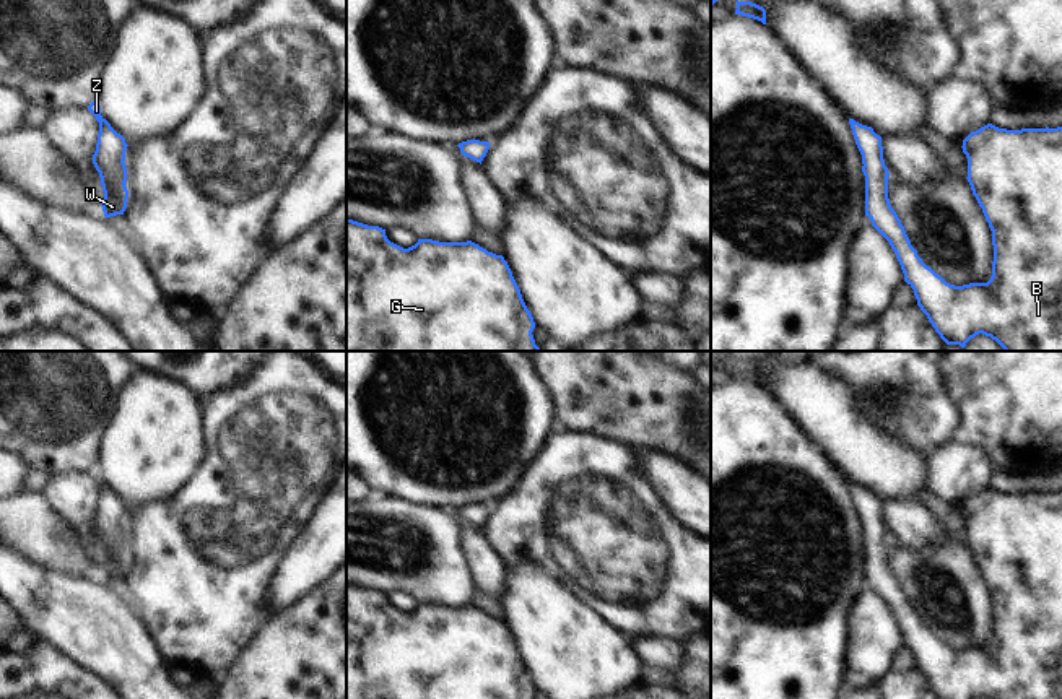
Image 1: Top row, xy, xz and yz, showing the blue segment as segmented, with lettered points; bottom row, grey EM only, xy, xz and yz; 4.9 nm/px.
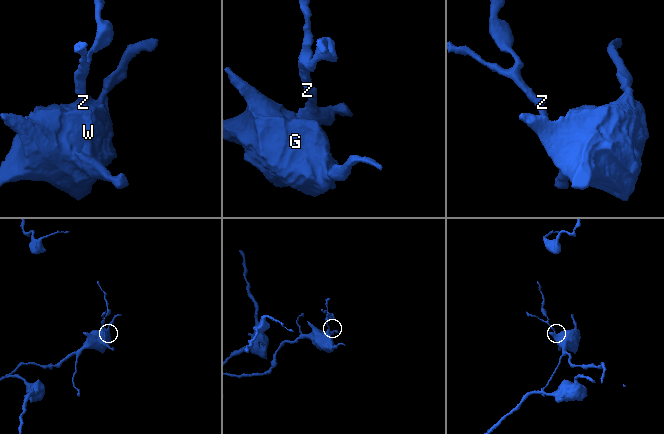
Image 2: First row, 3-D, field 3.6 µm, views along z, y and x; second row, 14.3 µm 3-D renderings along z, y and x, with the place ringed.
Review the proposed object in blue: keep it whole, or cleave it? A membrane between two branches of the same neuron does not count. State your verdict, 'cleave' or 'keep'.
keep

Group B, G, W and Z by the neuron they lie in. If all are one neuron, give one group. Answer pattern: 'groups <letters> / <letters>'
groups B G W Z

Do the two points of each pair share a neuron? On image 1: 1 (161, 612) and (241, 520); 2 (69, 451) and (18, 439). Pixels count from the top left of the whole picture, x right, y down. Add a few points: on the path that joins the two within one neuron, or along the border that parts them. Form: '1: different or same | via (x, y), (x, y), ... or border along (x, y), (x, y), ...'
1: same | via (184, 589), (212, 561), (212, 550), (218, 543)
2: same | via (56, 439), (31, 439)

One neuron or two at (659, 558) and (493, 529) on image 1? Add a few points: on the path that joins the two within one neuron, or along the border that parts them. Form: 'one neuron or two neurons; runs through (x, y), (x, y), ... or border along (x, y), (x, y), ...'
one neuron; runs through (618, 550), (597, 529), (534, 529)

